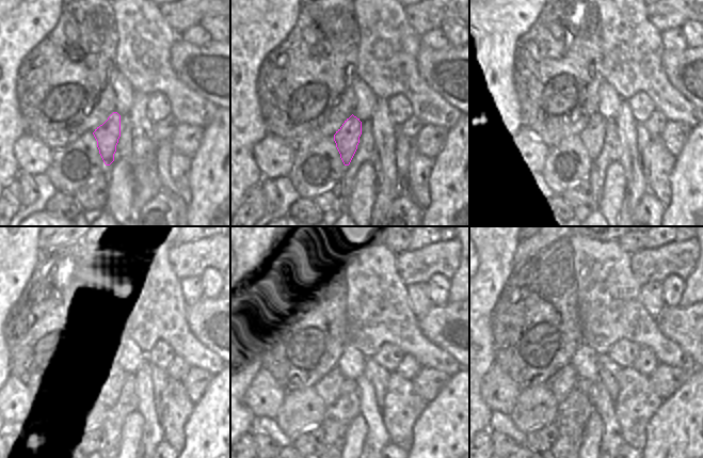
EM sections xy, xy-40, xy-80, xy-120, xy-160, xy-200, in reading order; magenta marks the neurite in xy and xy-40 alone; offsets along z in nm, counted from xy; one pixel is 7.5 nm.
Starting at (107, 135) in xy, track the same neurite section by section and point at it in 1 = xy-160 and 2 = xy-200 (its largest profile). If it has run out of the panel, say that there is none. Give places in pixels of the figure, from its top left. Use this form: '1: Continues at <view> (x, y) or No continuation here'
1: Continues at xy-160 (326, 387)
2: Continues at xy-200 (561, 383)

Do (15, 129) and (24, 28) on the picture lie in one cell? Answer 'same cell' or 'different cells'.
same cell

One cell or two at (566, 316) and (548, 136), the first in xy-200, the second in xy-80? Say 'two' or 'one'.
one

